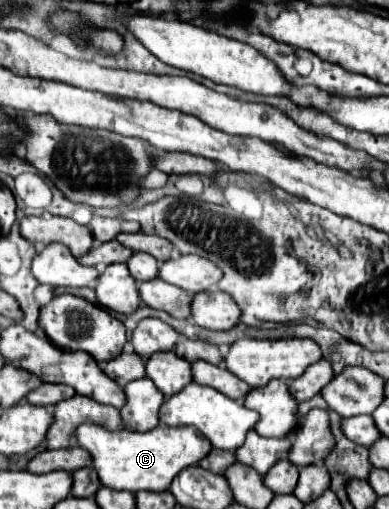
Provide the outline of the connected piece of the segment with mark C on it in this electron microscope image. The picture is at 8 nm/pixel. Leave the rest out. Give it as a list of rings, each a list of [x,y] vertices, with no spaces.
[[[85,423],[77,427],[75,443],[93,455],[93,467],[99,473],[99,479],[105,487],[131,493],[167,491],[179,471],[197,465],[213,449],[211,441],[193,427],[165,427],[165,425],[159,425],[157,429],[147,433],[137,433],[129,429],[109,431],[105,427]]]

